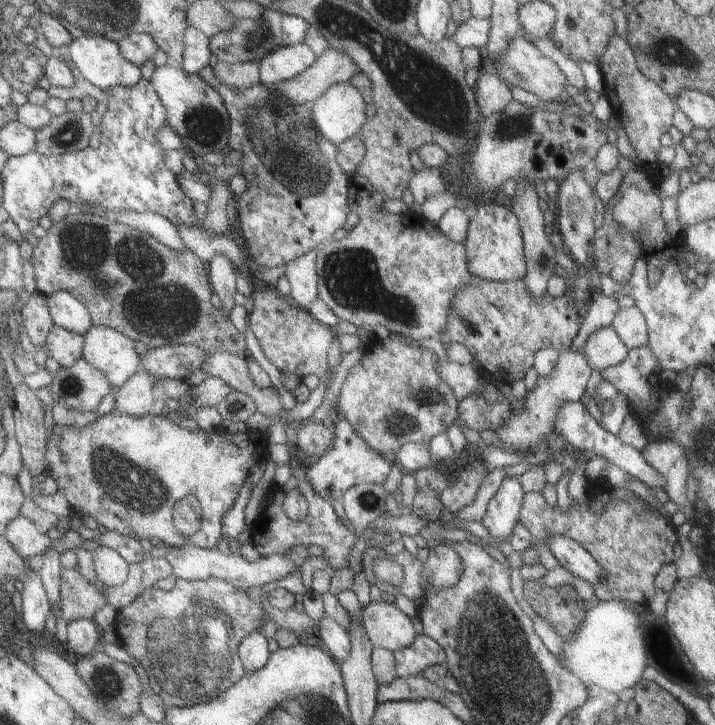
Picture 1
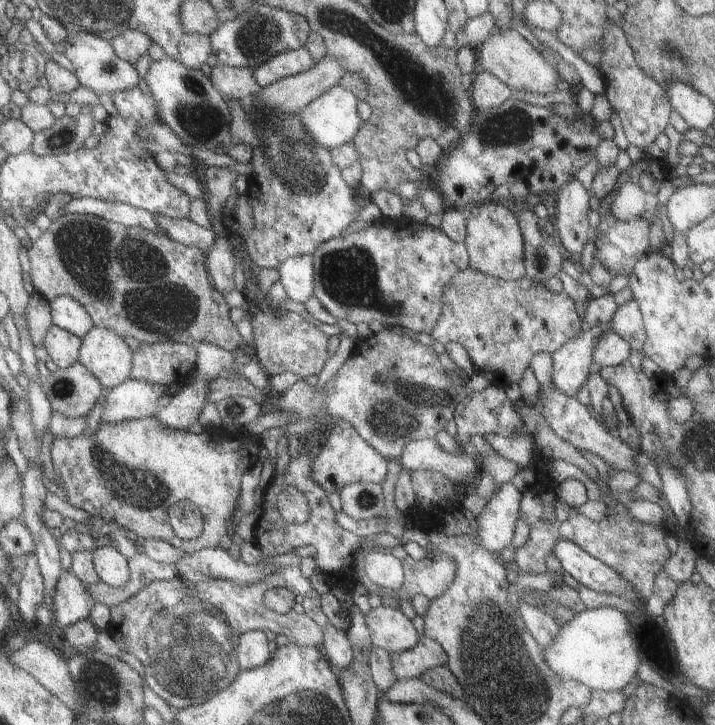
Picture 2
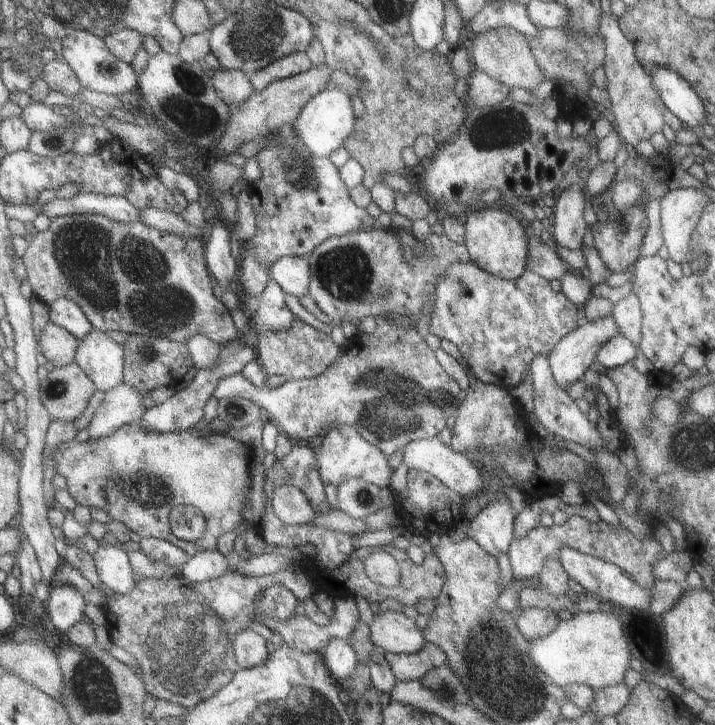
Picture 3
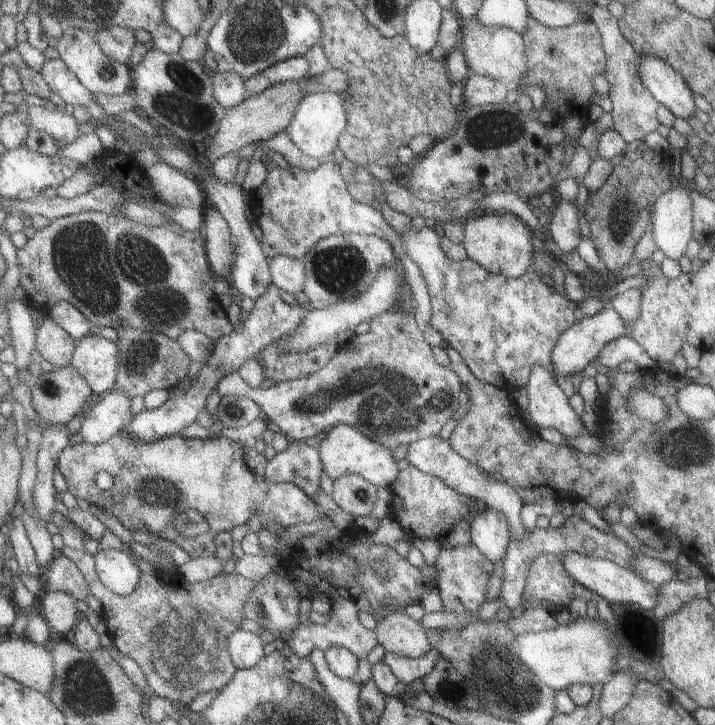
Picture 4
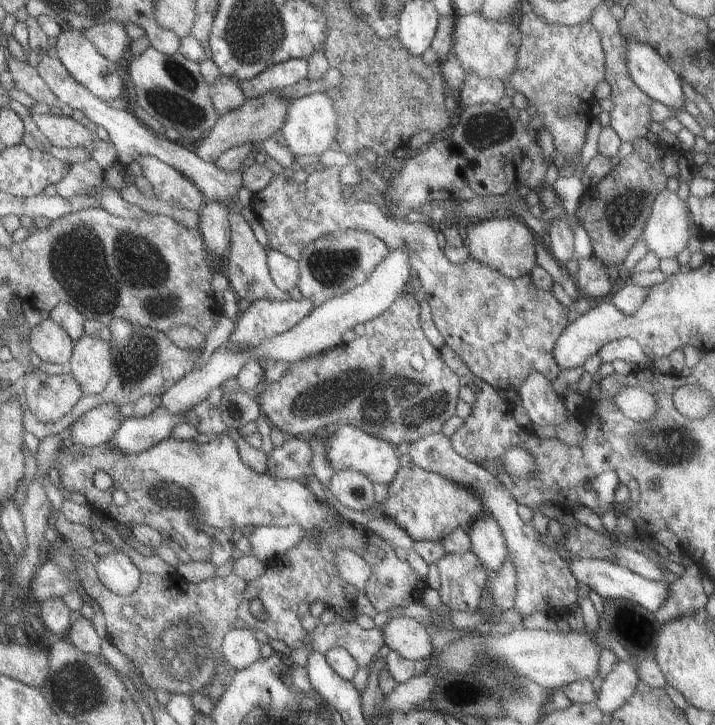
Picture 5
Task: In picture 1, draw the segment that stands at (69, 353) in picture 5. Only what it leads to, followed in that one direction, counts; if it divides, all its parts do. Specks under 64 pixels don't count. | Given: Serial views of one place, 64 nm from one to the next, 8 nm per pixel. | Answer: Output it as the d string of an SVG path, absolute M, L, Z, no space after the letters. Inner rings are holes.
M56 325L45 349L50 352L51 357L56 359L61 367L74 367L74 364L83 359L85 343L84 335Z

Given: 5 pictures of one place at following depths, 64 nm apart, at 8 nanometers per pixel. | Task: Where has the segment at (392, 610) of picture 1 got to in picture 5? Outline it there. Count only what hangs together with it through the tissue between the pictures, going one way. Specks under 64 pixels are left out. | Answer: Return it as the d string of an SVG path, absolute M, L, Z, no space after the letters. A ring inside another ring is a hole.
M402 615L392 617L382 628L384 644L402 658L422 660L432 655L432 641L421 622Z

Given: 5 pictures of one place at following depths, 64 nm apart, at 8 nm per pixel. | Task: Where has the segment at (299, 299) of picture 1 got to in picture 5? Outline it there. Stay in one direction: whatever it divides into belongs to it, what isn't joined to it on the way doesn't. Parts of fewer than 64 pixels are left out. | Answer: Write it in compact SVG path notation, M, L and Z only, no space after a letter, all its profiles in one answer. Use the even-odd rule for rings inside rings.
M267 251L267 266L274 284L284 292L298 286L300 266L297 260L284 256L280 251Z

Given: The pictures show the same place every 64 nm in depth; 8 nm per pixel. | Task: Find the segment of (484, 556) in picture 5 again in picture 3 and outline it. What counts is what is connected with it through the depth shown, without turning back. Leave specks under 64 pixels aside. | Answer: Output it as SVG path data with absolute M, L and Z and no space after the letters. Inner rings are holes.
M501 497L489 504L467 522L468 536L482 547L482 551L498 558L506 553L514 537L516 515Z

